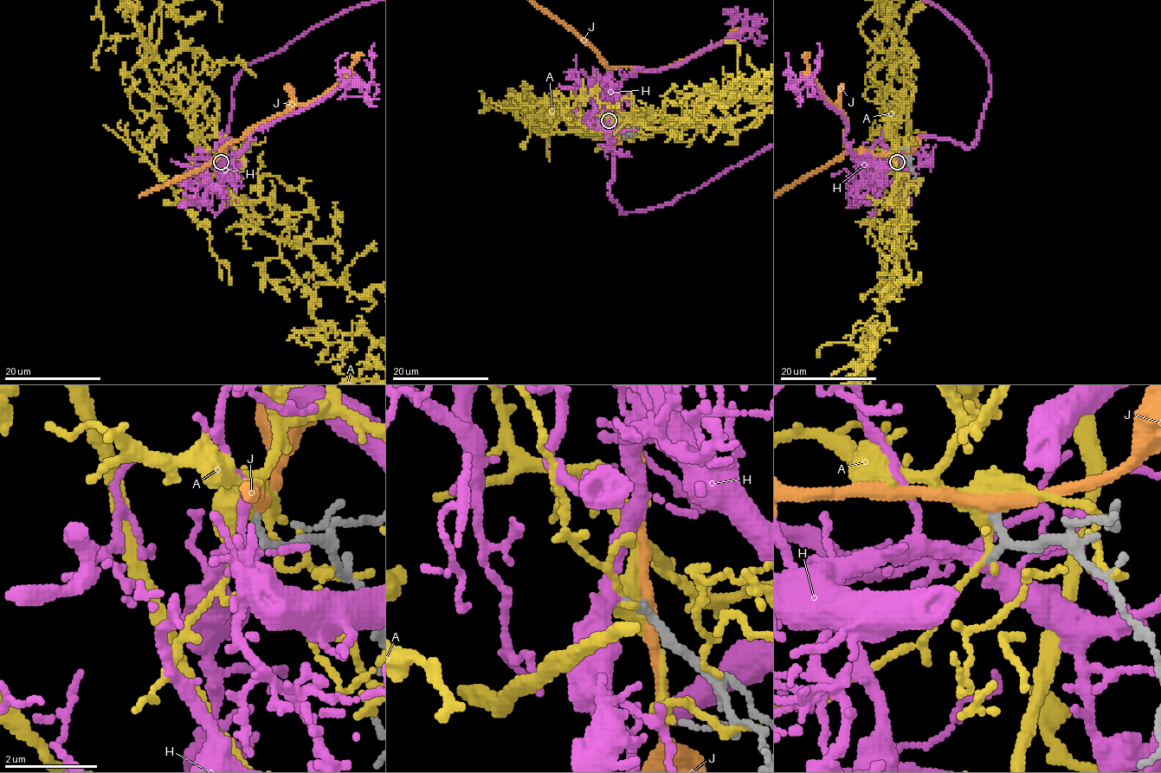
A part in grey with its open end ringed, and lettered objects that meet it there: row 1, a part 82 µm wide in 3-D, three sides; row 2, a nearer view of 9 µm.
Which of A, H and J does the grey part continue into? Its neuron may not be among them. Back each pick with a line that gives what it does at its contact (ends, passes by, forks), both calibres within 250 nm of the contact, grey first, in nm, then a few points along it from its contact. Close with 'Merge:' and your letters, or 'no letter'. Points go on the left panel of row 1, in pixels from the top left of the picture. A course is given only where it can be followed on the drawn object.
H: it forks | 110/280 nm
Merge: H

